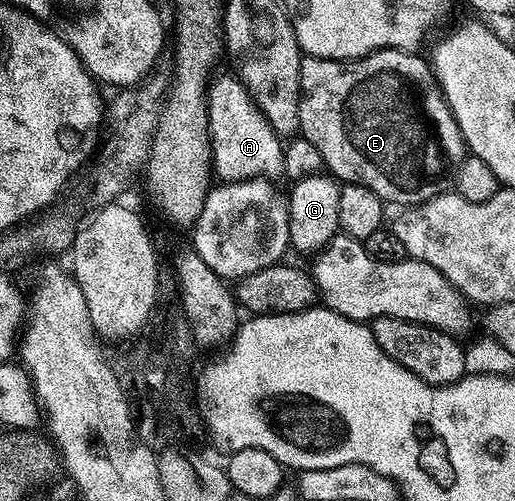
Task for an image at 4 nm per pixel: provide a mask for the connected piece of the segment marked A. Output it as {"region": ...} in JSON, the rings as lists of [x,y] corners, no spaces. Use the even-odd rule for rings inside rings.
{"region":[[[216,75],[207,89],[207,125],[211,135],[211,167],[214,175],[223,182],[257,179],[275,182],[283,176],[284,141],[267,125],[267,120],[252,103],[243,84],[234,75],[226,75]]]}

